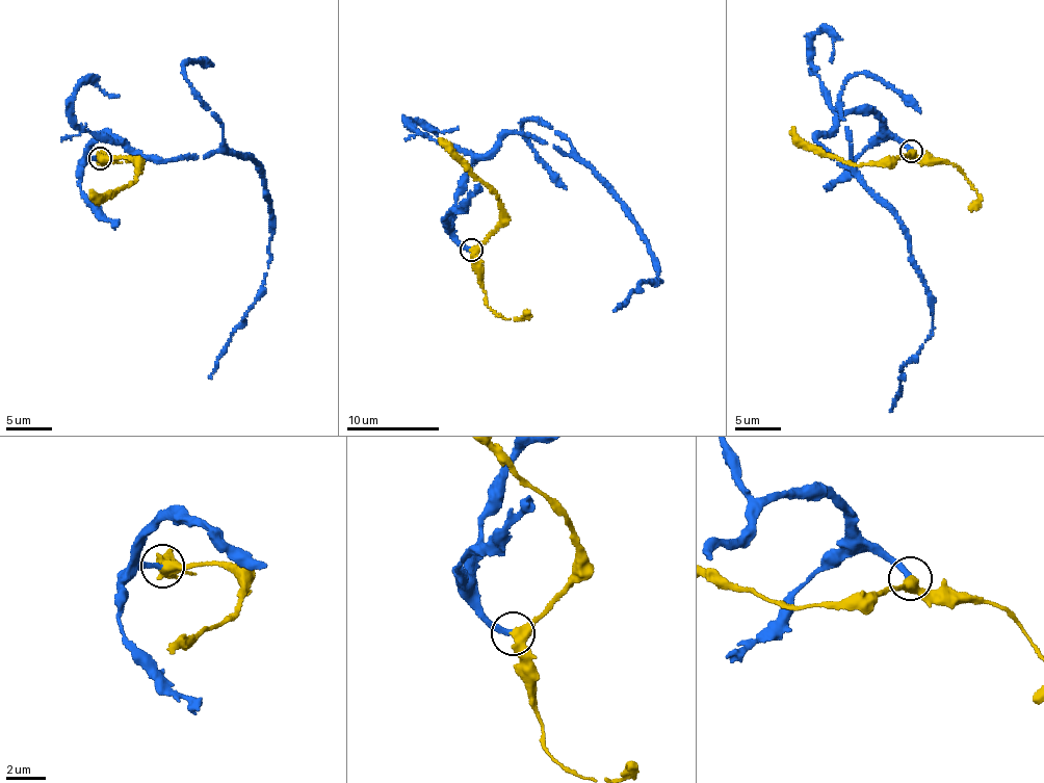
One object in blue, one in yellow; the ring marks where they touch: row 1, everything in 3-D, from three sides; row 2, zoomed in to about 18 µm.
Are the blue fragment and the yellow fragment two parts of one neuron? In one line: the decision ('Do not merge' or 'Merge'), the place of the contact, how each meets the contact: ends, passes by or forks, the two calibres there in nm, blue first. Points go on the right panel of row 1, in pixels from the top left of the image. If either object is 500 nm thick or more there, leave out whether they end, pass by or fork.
Merge. Place: (911, 151). At the ring blue ends. At the ring yellow passes by. Thickness 240 nm (blue) against 440 nm

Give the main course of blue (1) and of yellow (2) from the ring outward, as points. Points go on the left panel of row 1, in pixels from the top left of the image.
1: (98, 159), (89, 144), (103, 136), (161, 161), (225, 150), (258, 164), (272, 219), (263, 290), (209, 377)
2: (100, 159), (128, 159), (138, 175), (111, 198), (90, 190)

